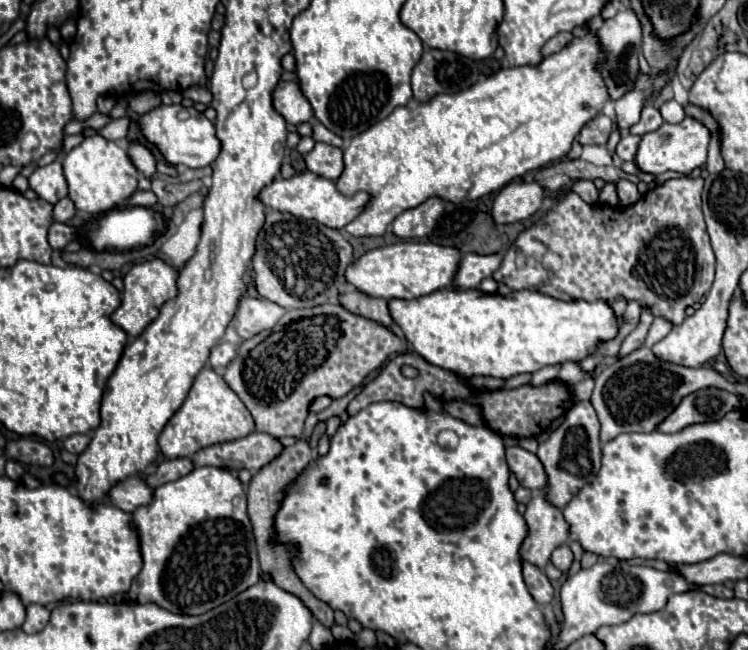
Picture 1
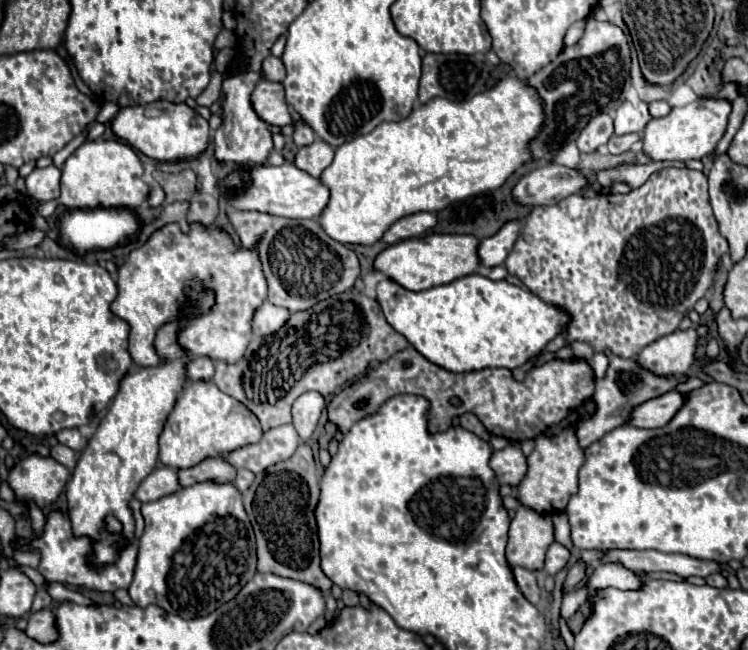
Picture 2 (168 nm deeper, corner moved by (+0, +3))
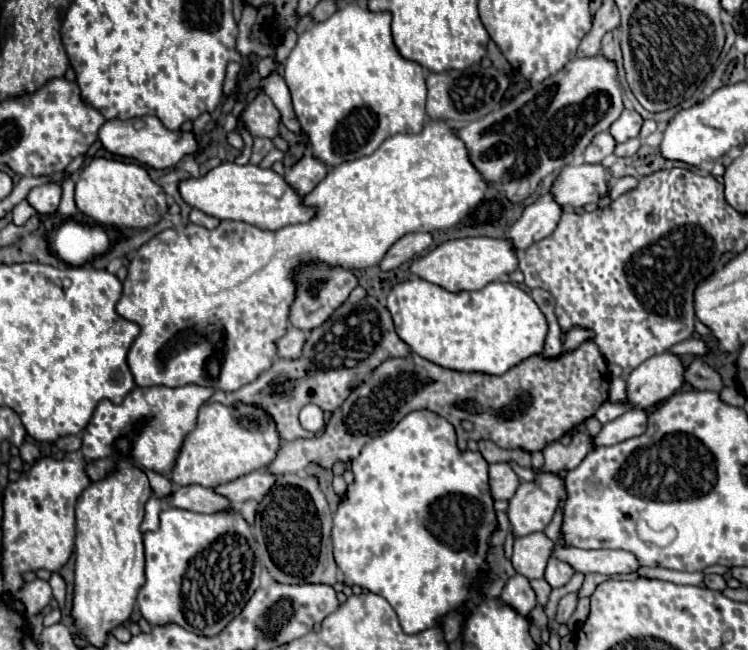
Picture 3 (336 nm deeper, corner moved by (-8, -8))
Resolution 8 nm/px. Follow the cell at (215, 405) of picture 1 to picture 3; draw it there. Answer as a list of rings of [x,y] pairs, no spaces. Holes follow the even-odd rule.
[[[206,402],[198,412],[194,430],[188,432],[182,442],[180,454],[172,468],[172,482],[214,488],[222,482],[230,482],[238,476],[264,468],[276,458],[278,446],[280,438],[276,436],[276,426],[268,420],[268,416],[264,416],[264,412],[260,412],[260,408]]]

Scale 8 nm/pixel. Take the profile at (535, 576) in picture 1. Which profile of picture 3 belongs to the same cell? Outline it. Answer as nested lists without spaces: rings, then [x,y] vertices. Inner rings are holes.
[[[516,574],[516,576],[512,576],[508,580],[508,584],[506,584],[506,588],[502,590],[500,596],[502,596],[502,600],[506,604],[516,608],[522,616],[528,616],[538,604],[536,594],[534,594],[534,590],[530,586],[530,580],[520,576],[520,574]]]

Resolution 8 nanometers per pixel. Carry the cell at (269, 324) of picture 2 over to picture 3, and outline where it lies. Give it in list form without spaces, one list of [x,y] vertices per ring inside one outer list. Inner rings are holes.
[[[288,326],[286,334],[276,340],[278,356],[284,356],[284,358],[300,356],[300,348],[304,346],[304,340],[306,340],[306,334],[302,330],[298,330],[294,326]]]

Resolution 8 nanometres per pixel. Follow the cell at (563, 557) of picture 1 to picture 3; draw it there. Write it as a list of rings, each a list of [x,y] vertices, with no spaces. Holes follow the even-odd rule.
[[[550,558],[548,560],[548,566],[546,566],[546,582],[552,586],[552,588],[560,588],[564,584],[570,582],[570,578],[574,576],[574,568],[568,564],[568,562],[562,562],[558,558]]]

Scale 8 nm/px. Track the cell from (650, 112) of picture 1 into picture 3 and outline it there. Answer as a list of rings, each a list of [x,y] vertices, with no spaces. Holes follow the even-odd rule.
[[[624,110],[622,116],[610,126],[610,134],[614,136],[616,142],[626,142],[630,138],[638,138],[640,136],[640,130],[642,130],[642,124],[644,124],[644,118],[634,110]]]

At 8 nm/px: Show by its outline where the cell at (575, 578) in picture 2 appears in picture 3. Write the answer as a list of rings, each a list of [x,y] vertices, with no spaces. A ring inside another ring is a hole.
[[[570,592],[566,594],[560,602],[558,602],[558,612],[556,612],[556,620],[558,622],[566,622],[572,612],[576,610],[576,604],[578,604],[578,592]]]

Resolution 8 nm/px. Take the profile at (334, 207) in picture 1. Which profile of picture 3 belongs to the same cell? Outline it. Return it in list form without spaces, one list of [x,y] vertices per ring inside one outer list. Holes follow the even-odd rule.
[[[234,162],[220,164],[202,178],[190,178],[180,184],[182,198],[204,214],[216,216],[220,220],[242,220],[258,228],[276,230],[286,224],[308,222],[316,216],[312,206],[304,204],[304,198],[272,168],[260,168],[254,164],[238,166]]]

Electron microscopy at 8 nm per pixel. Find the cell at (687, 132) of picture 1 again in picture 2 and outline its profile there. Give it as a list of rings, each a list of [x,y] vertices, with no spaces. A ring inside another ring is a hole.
[[[698,97],[694,103],[674,107],[666,117],[652,119],[644,131],[644,153],[654,161],[690,161],[712,153],[722,139],[732,103],[728,99]]]

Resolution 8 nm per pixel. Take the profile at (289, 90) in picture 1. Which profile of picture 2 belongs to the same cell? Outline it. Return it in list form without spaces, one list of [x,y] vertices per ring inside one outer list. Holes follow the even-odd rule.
[[[260,79],[256,89],[252,91],[252,107],[256,115],[268,125],[290,125],[292,117],[284,99],[284,87],[280,83],[272,83]]]

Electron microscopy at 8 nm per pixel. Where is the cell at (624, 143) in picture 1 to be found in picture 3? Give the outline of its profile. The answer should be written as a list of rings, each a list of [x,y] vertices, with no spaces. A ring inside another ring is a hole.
[[[632,138],[632,140],[624,142],[624,144],[616,144],[614,154],[618,158],[630,158],[630,156],[634,156],[638,152],[638,148],[640,148],[640,140],[638,138]]]

